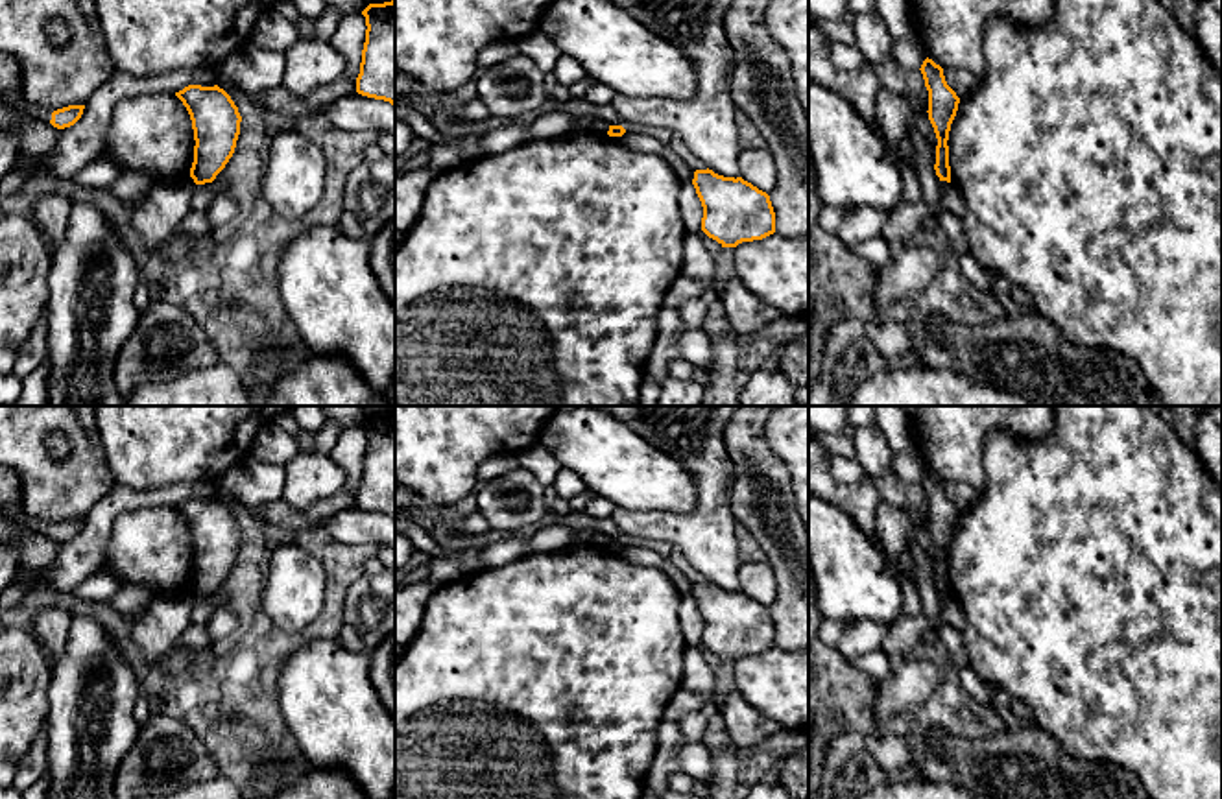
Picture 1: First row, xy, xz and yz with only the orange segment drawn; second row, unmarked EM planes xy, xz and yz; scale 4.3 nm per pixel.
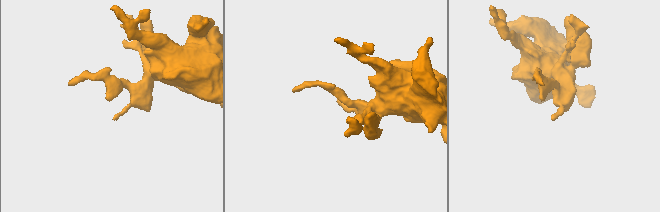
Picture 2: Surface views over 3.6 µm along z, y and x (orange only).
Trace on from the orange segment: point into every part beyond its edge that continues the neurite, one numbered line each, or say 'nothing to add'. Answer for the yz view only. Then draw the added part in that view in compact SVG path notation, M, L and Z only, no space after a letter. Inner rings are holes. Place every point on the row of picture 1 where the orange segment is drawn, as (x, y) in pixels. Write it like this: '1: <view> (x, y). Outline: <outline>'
nothing to add

